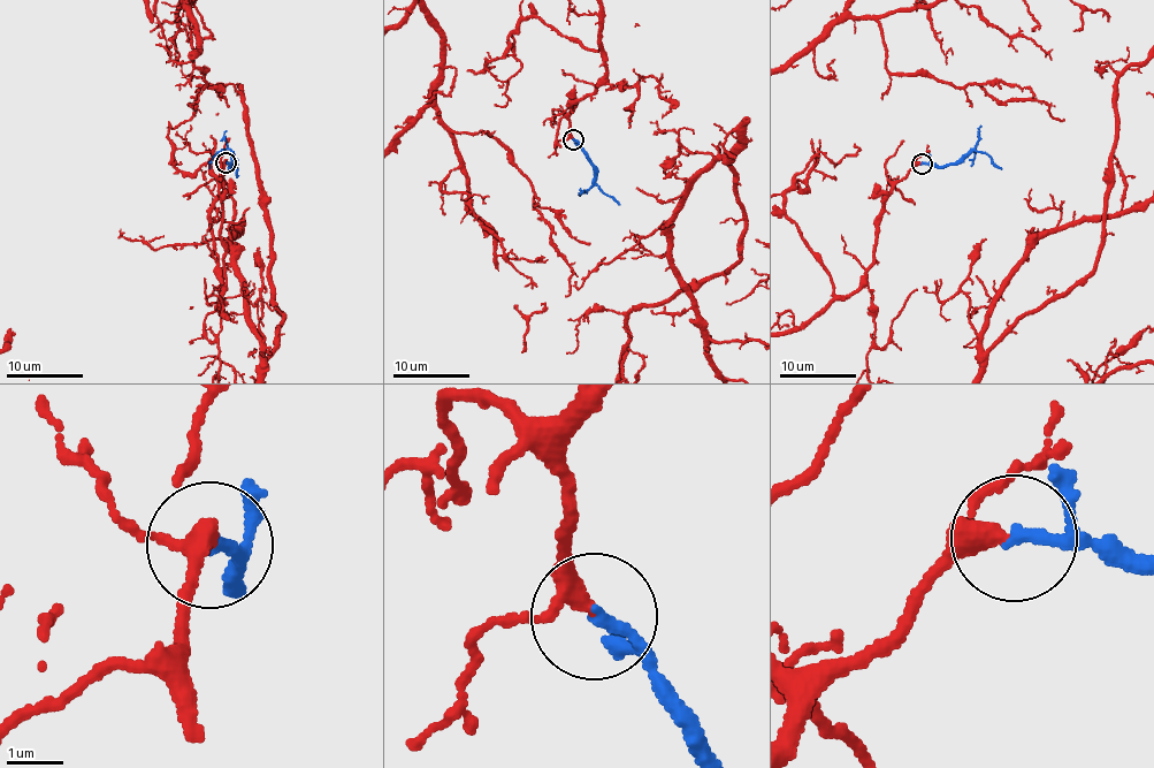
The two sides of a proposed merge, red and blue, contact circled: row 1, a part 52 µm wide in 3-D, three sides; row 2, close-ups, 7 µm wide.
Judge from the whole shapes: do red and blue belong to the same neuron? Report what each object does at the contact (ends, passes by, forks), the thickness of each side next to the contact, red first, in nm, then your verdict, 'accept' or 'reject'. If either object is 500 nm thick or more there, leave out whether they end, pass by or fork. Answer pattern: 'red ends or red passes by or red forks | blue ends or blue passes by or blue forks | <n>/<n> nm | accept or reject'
red passes by | blue ends | 280/220 nm | accept

